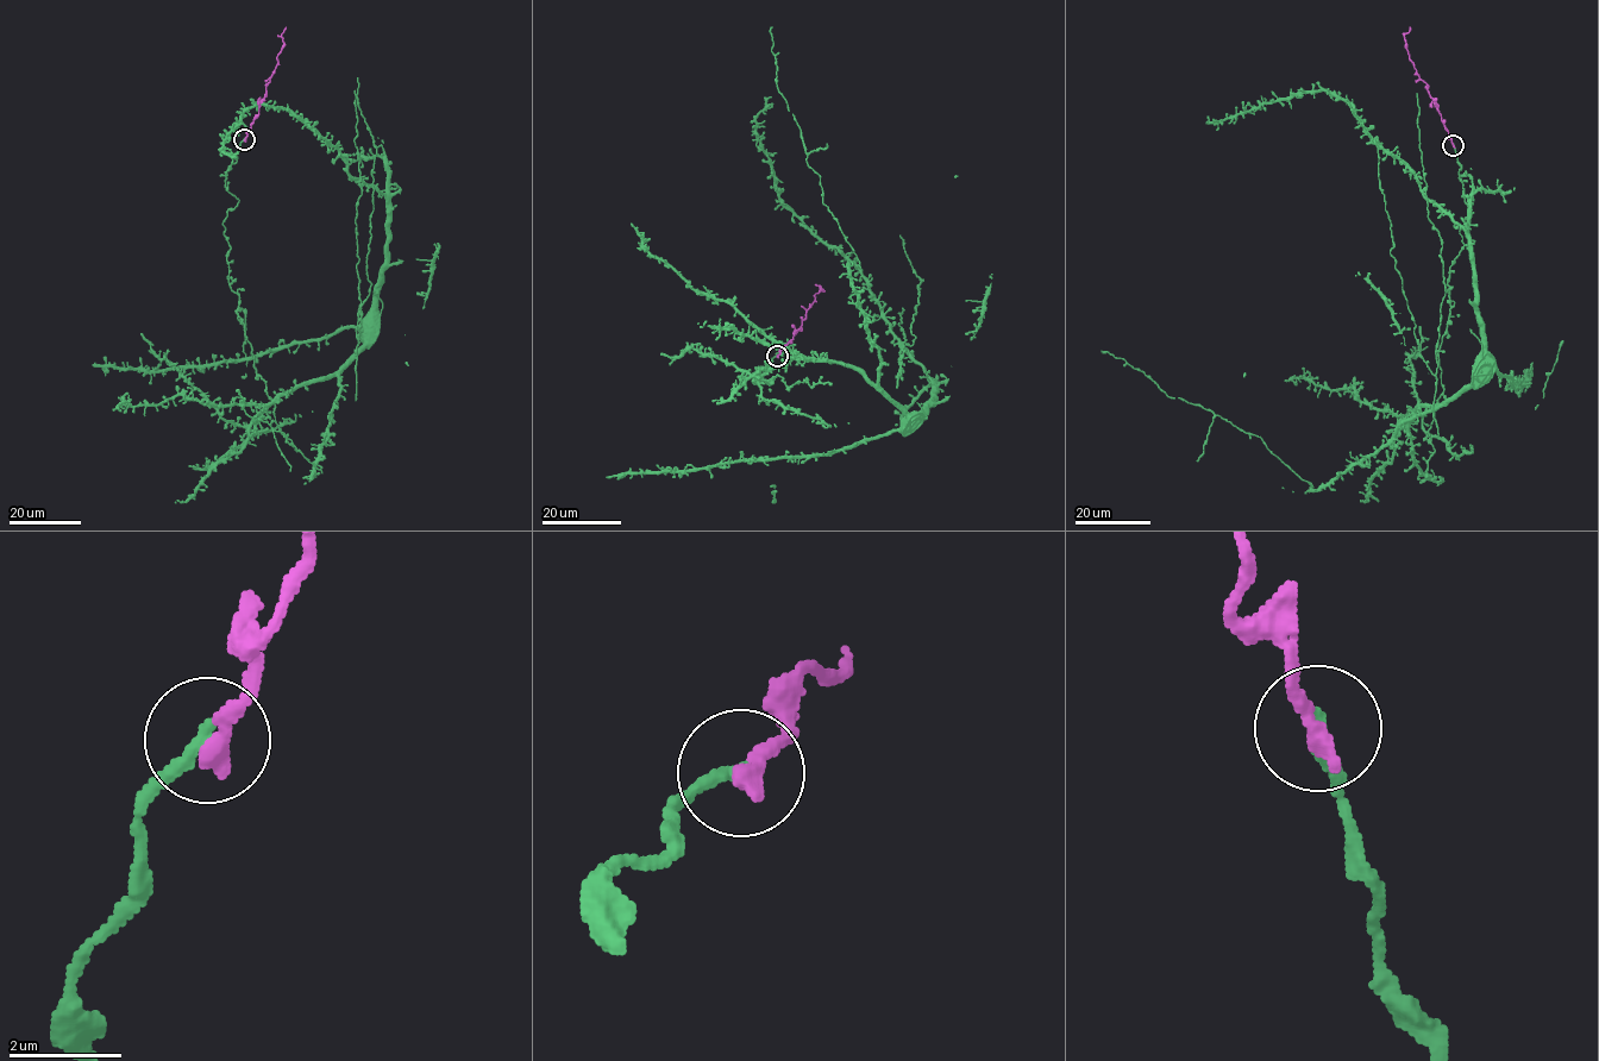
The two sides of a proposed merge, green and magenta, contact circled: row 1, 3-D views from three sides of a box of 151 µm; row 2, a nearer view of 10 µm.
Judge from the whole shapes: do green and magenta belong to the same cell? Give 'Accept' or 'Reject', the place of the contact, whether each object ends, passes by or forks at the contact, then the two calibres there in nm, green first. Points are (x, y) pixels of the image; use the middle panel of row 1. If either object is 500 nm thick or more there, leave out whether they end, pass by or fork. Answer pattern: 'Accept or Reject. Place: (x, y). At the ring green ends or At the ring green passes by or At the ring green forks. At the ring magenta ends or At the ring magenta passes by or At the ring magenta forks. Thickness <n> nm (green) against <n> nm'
Accept. Place: (777, 356). At the ring green ends. At the ring magenta ends. Thickness 260 nm (green) against 380 nm

